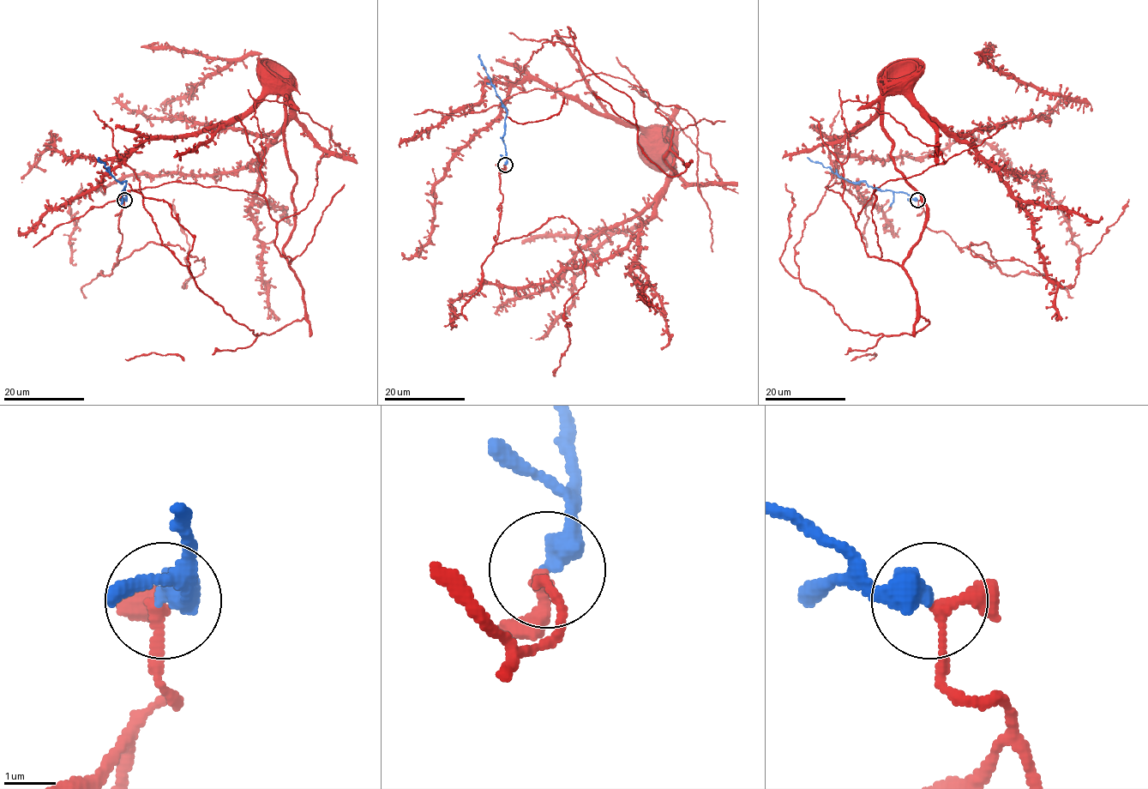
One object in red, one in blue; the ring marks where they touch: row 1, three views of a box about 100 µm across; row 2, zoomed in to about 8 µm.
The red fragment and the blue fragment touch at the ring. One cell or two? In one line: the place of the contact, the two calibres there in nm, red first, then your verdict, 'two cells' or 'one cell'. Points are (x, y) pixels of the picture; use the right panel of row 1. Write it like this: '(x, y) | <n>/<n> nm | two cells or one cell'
(917, 200) | 200/500 nm | two cells

